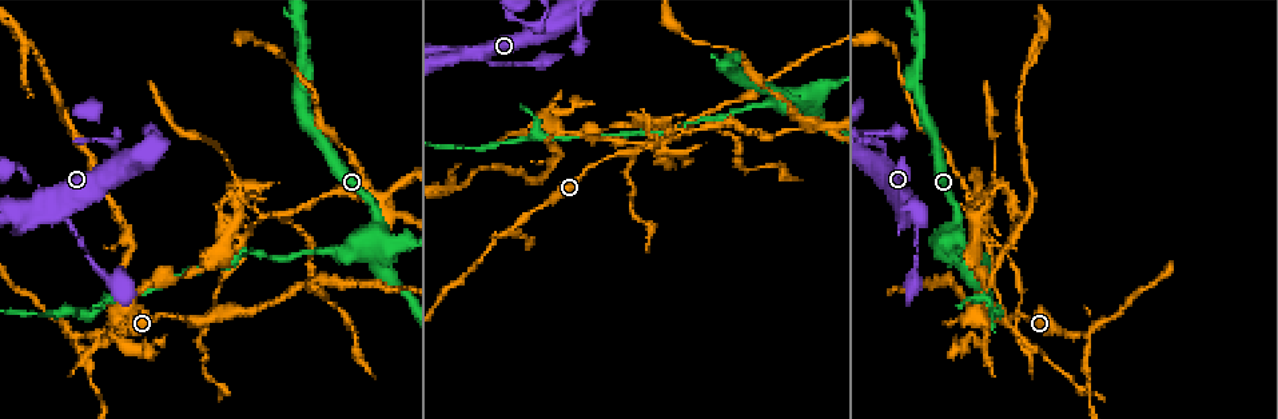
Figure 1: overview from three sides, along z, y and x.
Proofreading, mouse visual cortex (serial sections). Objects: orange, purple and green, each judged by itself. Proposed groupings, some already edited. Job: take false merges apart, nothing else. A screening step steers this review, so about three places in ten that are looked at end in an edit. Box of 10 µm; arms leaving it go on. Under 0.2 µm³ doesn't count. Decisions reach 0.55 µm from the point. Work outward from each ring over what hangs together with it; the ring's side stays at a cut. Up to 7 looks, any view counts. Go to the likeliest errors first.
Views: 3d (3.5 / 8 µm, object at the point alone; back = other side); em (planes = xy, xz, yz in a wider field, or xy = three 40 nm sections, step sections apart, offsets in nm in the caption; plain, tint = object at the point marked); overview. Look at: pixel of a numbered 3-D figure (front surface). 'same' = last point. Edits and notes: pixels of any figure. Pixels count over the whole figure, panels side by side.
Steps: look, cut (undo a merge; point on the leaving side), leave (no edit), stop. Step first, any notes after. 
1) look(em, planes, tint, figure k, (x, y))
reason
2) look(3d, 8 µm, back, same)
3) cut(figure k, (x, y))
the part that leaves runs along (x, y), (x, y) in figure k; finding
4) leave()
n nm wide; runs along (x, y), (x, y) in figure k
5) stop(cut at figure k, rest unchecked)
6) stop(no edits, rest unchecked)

look(3d, 3.5 µm, figure 1, (1085, 336))
branch point

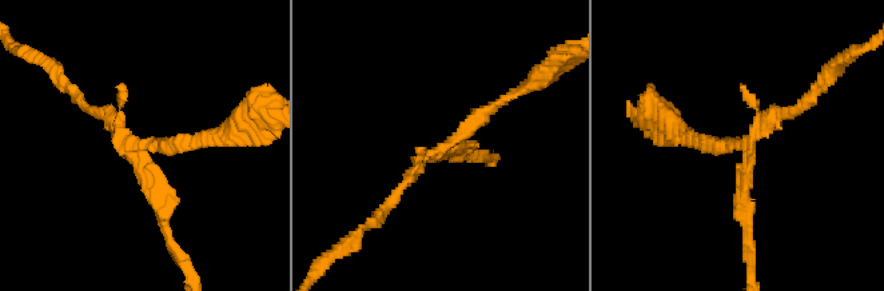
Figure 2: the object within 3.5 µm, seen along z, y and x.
look(em, xy, step 1, tint, figure 2, (438, 147))
shape alone is not enough

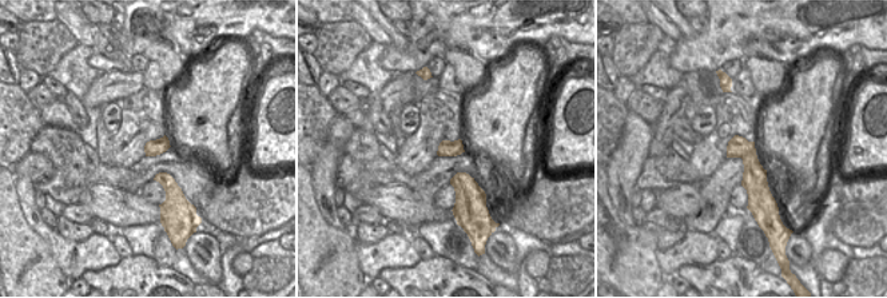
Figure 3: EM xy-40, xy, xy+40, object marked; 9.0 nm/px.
look(em, xy, step 2, tint, same)
cut it another way

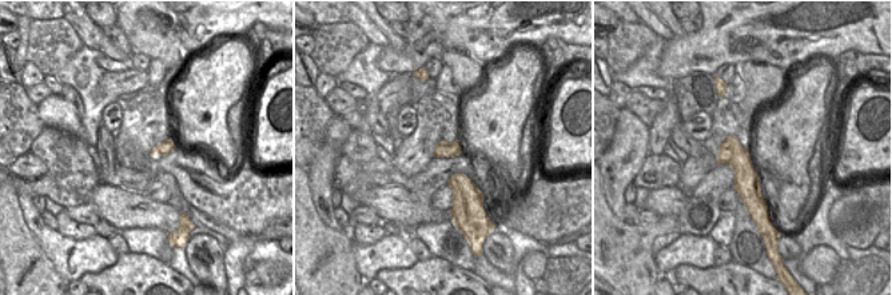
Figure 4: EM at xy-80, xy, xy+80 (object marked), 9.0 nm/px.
cut(figure 2, (757, 126))
140 nm wide; the part that leaves runs along (733, 144), (816, 87) in figure 2; a second cell is stuck on

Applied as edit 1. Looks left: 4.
look(3d, 3.5 µm, figure 1, (1003, 321))
a fork

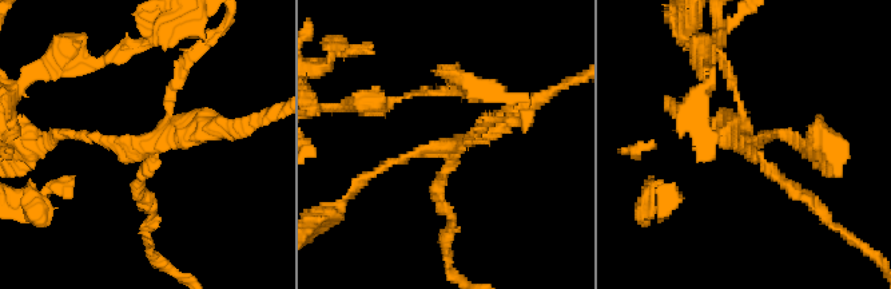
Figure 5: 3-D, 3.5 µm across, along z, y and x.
look(em, xy, step 1, tint, figure 5, (746, 136))

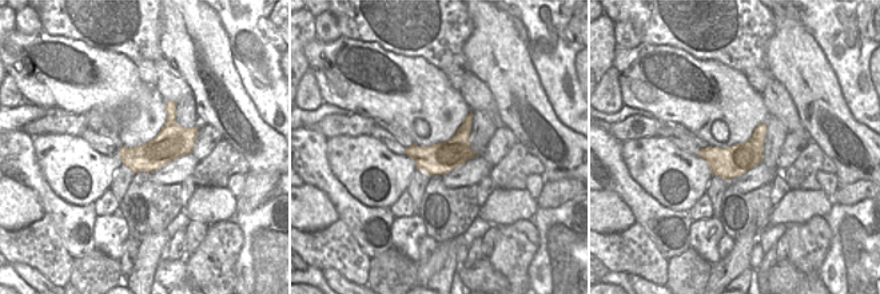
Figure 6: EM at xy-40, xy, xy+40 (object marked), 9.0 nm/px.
cut(figure 5, (182, 68))
border along (180, 127), (162, 147), (150, 142) in figure 6; two cells meet here

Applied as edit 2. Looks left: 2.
look(3d, 8 µm, figure 1, (31, 183))
sharp bend

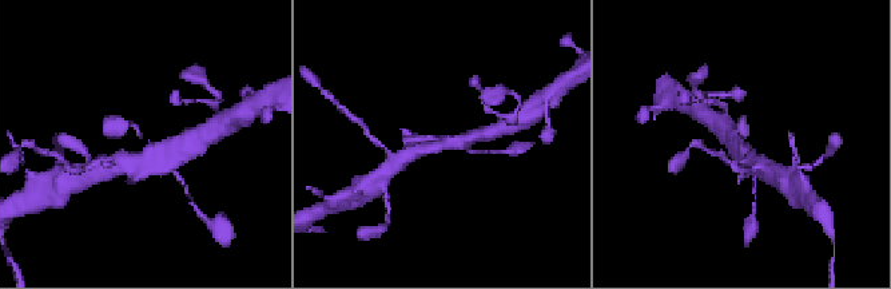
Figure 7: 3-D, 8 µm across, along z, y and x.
look(3d, 3.5 µm, same)
zoom in

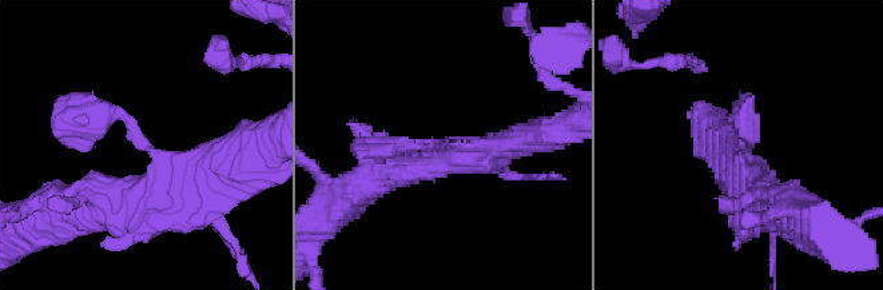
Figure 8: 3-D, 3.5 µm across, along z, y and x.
leave()
runs along (214, 177), (198, 193), (116, 115), (83, 123) in figure 8; all the same cell

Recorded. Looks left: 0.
stop(cut at figure 2, cut at figure 5, rest unchecked)

